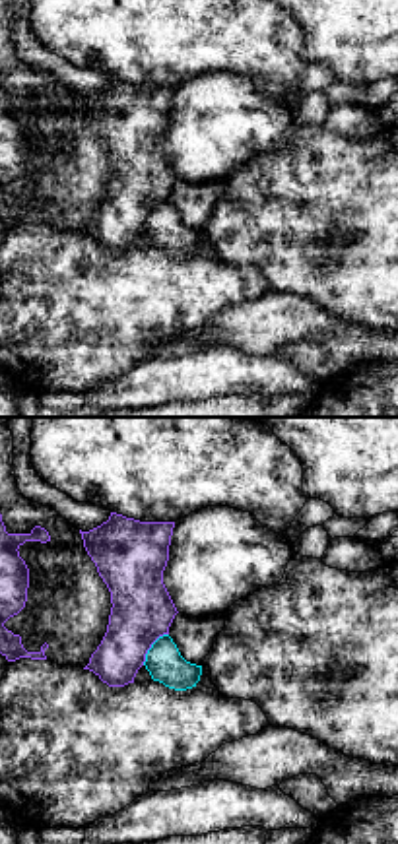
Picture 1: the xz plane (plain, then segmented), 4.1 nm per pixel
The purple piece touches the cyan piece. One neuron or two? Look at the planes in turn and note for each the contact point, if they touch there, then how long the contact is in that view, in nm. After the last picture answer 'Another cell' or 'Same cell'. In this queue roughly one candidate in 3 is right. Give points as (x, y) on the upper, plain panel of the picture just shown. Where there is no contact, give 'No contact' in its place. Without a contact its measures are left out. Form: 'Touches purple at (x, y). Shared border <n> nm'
Touches purple at (150, 212). Shared border 170 nm

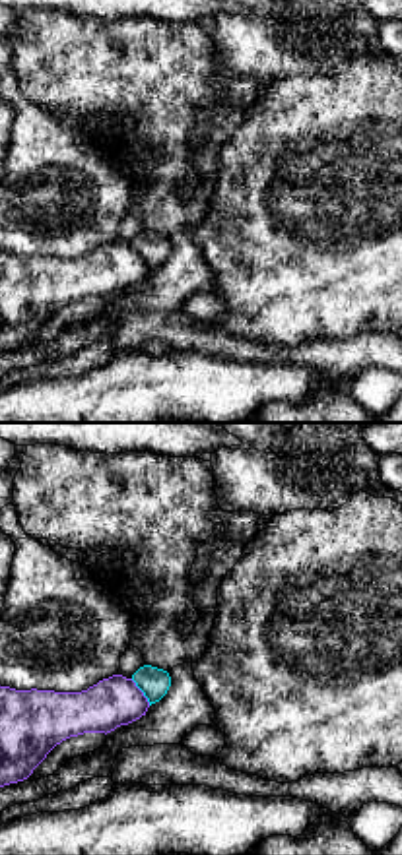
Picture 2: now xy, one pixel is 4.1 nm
Touches purple at (142, 258). Shared border 140 nm

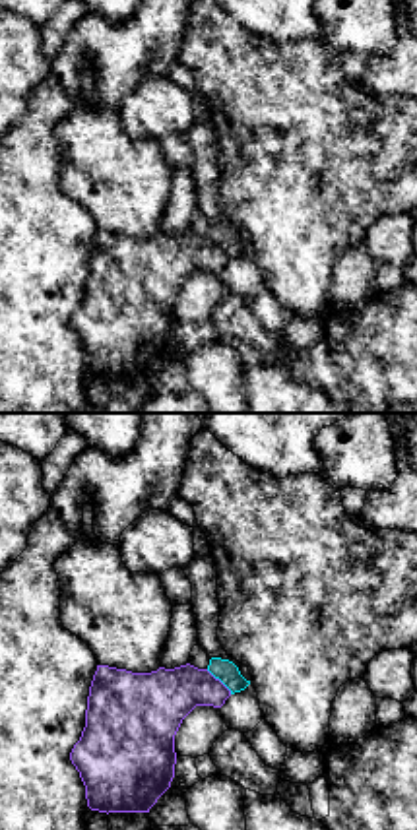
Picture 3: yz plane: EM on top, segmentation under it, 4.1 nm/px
Touches purple at (220, 247). Shared border 150 nm

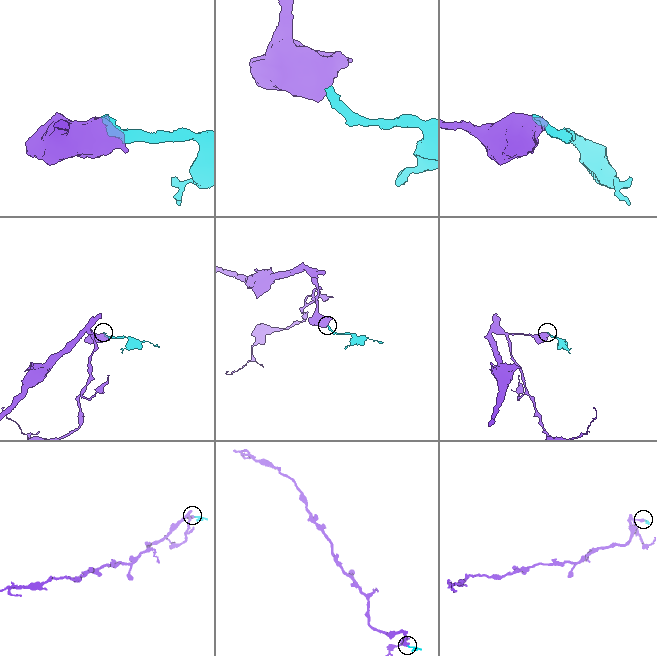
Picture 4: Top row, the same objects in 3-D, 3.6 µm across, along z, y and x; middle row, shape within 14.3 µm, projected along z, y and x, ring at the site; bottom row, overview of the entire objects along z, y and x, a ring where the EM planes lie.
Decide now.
Another cell

